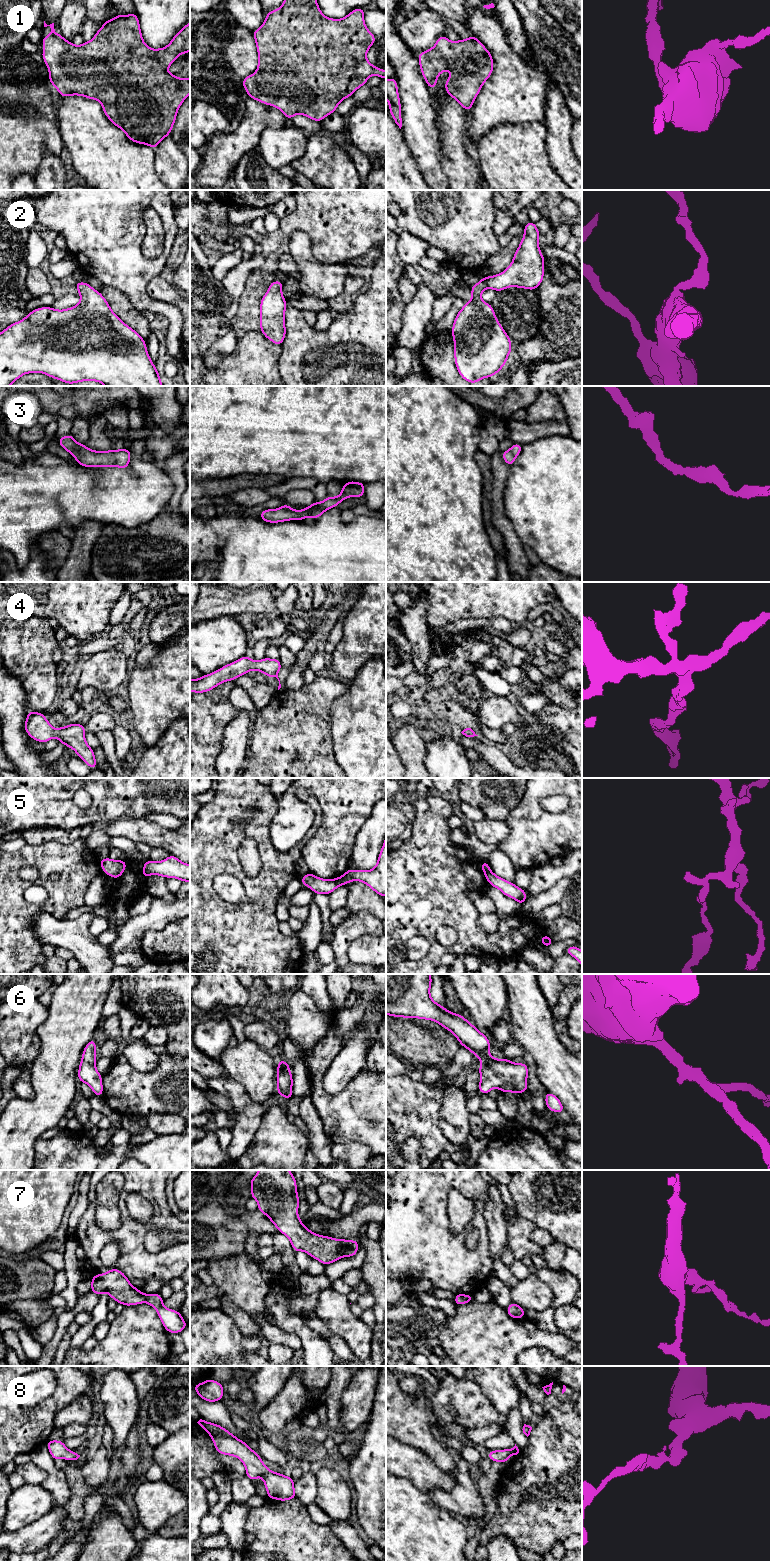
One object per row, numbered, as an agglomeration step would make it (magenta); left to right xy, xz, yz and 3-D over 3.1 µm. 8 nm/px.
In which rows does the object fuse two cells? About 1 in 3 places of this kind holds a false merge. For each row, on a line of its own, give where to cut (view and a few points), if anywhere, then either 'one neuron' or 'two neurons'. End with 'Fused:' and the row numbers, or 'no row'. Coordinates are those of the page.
1: no cut; one neuron
2: no cut; one neuron
3: no cut; one neuron
4: no cut; one neuron
5: cut in xz along (341, 876), (346, 883); two neurons
6: no cut; one neuron
7: cut in xz along (339, 1240), (341, 1252), (344, 1256); two neurons
8: no cut; one neuron
Fused: 5, 7

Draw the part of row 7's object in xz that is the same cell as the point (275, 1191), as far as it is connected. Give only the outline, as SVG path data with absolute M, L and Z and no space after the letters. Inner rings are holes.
M259 1170L250 1180L251 1198L258 1203L258 1211L265 1214L276 1226L278 1232L287 1236L294 1252L304 1251L324 1265L329 1265L342 1257L340 1240L318 1235L310 1231L298 1217L300 1199L296 1179L289 1170Z

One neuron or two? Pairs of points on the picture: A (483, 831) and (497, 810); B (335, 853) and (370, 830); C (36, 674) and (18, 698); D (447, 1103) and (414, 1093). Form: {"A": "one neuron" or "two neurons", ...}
{"A": "two neurons", "B": "two neurons", "C": "two neurons", "D": "two neurons"}

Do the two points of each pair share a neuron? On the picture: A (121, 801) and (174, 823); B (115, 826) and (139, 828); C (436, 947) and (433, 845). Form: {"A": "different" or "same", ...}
{"A": "different", "B": "same", "C": "same"}

